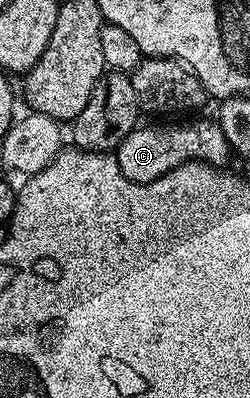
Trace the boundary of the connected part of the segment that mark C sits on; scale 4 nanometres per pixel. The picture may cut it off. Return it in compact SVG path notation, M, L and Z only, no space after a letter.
M197 117L188 118L191 119L188 123L159 123L156 127L146 127L146 125L136 127L113 152L115 160L119 163L121 173L125 173L125 177L134 183L152 183L160 179L165 173L177 169L182 163L209 163L213 167L222 168L226 164L223 162L229 157L232 158L233 155L231 146L225 141L225 133L221 133L219 124L214 118L193 118Z

